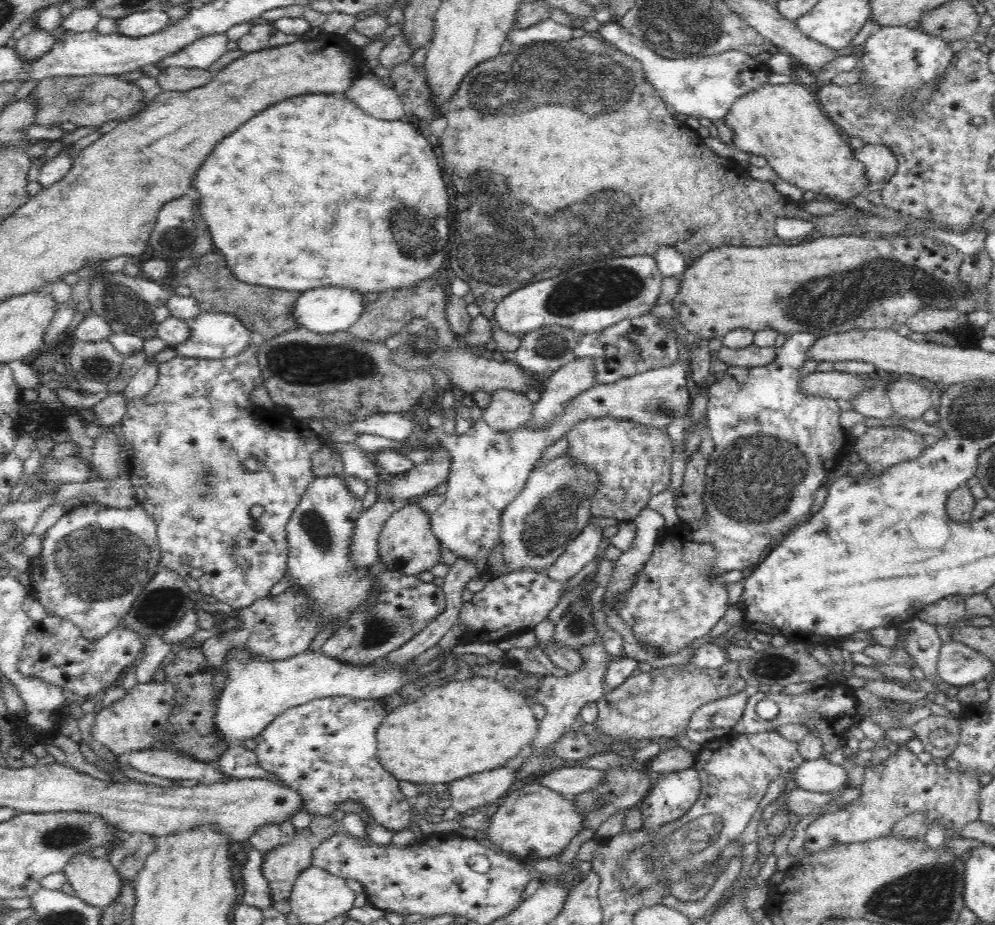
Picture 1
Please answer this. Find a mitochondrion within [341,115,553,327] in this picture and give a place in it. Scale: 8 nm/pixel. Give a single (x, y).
(415, 234)

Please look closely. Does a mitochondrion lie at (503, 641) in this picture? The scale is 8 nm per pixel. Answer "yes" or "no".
no

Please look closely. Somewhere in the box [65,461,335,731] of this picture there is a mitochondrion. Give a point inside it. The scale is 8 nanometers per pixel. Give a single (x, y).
(160, 604)

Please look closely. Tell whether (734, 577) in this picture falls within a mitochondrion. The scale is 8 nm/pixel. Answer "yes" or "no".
no

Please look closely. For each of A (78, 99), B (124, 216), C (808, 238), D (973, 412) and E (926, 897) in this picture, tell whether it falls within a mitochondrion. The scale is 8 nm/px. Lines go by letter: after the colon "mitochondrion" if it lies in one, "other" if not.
A: mitochondrion
B: other
C: other
D: mitochondrion
E: mitochondrion

